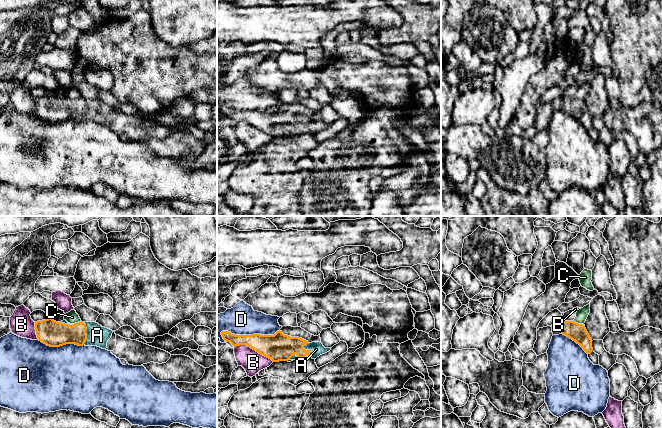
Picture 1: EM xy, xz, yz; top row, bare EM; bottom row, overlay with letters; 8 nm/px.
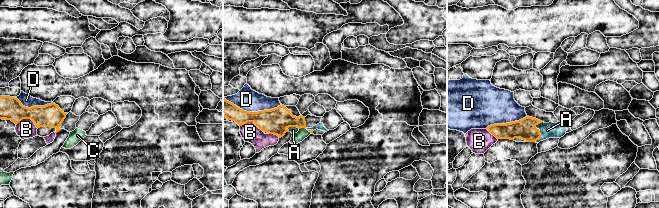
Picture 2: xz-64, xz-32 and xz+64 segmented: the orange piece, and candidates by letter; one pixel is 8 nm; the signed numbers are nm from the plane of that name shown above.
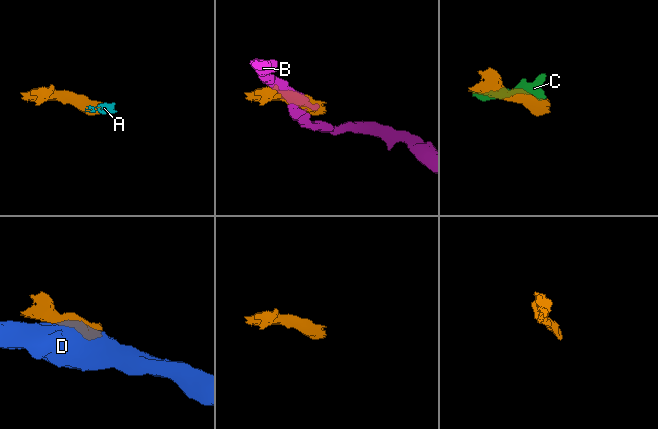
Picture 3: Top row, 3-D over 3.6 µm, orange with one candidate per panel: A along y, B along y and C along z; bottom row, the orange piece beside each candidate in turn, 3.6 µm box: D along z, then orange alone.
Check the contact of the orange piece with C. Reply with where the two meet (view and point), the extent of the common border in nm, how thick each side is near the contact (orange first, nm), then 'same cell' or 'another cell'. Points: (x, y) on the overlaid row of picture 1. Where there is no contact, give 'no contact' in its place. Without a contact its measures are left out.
meets orange in xy at (78, 322); contact 80 nm long; 200 nm thick on the orange side, 100 nm on the other; another cell

